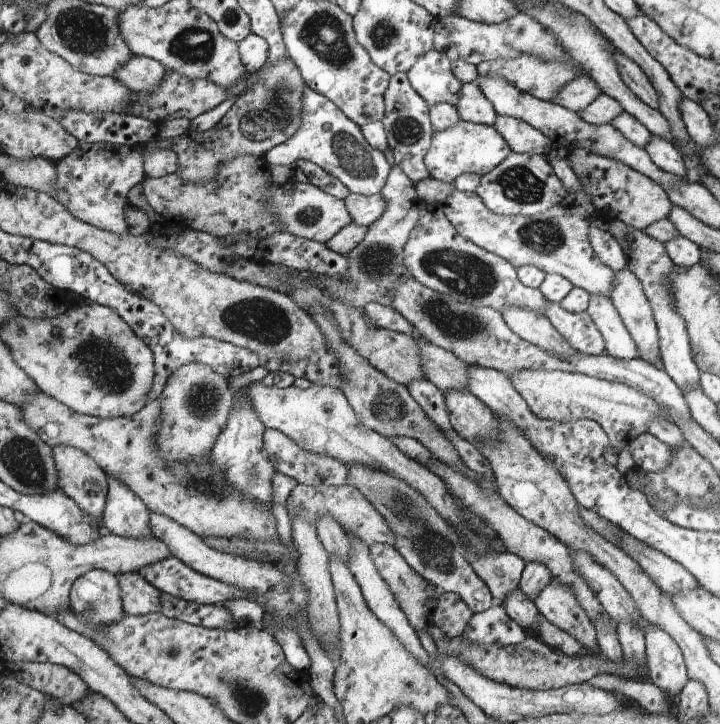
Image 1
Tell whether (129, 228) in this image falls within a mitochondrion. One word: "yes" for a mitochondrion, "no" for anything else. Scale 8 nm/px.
no

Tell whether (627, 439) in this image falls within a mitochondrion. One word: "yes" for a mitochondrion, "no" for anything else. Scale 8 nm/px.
no

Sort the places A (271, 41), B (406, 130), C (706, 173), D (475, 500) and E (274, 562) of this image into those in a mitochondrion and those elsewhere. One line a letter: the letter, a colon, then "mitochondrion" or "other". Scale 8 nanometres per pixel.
A: other
B: mitochondrion
C: other
D: other
E: other

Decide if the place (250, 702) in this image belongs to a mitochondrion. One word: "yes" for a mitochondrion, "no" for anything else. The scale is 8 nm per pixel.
yes

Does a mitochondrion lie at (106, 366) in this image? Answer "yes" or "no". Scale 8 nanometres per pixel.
yes

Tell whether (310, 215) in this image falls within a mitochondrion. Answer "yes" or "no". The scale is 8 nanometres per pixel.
yes

